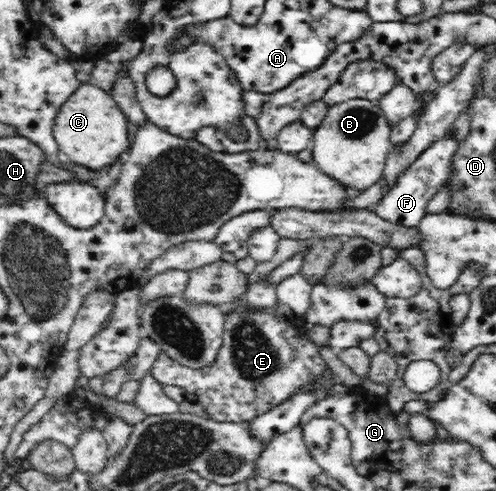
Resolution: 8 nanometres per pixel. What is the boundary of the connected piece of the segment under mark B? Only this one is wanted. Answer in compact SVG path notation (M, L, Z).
M351 99L328 108L326 117L313 131L312 162L345 187L362 192L383 175L387 157L393 150L390 142L392 126L378 102Z

